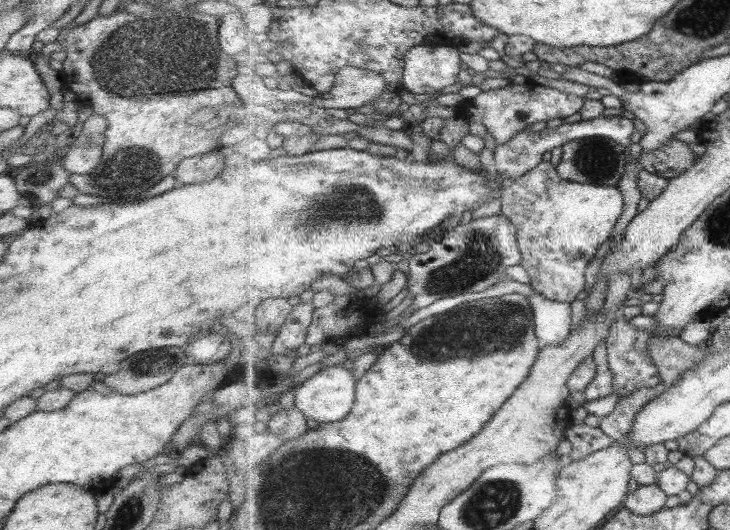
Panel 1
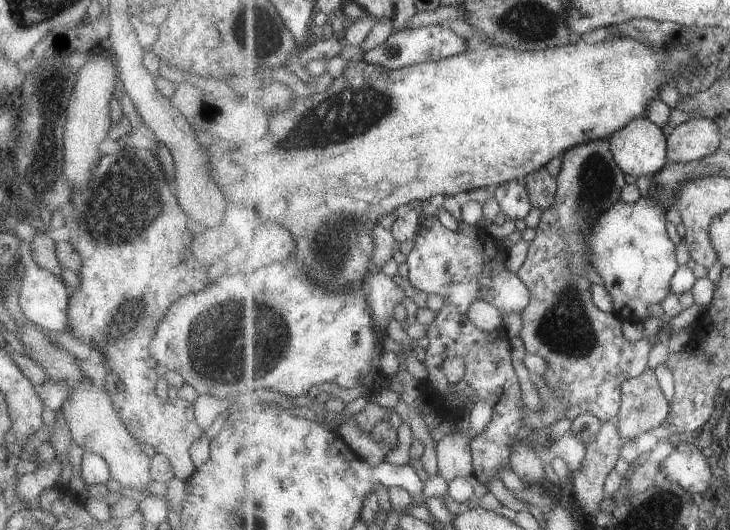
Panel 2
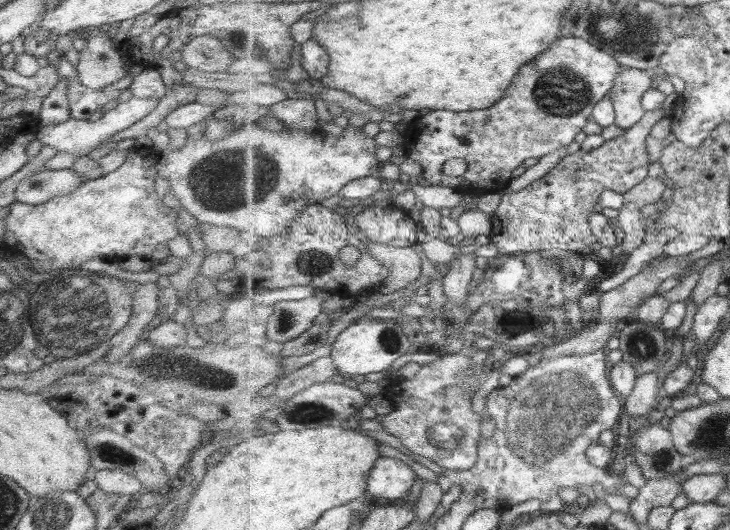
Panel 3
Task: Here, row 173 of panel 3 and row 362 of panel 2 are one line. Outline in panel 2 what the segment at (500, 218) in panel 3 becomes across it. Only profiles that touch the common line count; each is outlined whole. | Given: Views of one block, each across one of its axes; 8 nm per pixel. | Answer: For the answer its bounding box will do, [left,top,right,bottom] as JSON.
[516,141,653,423]

